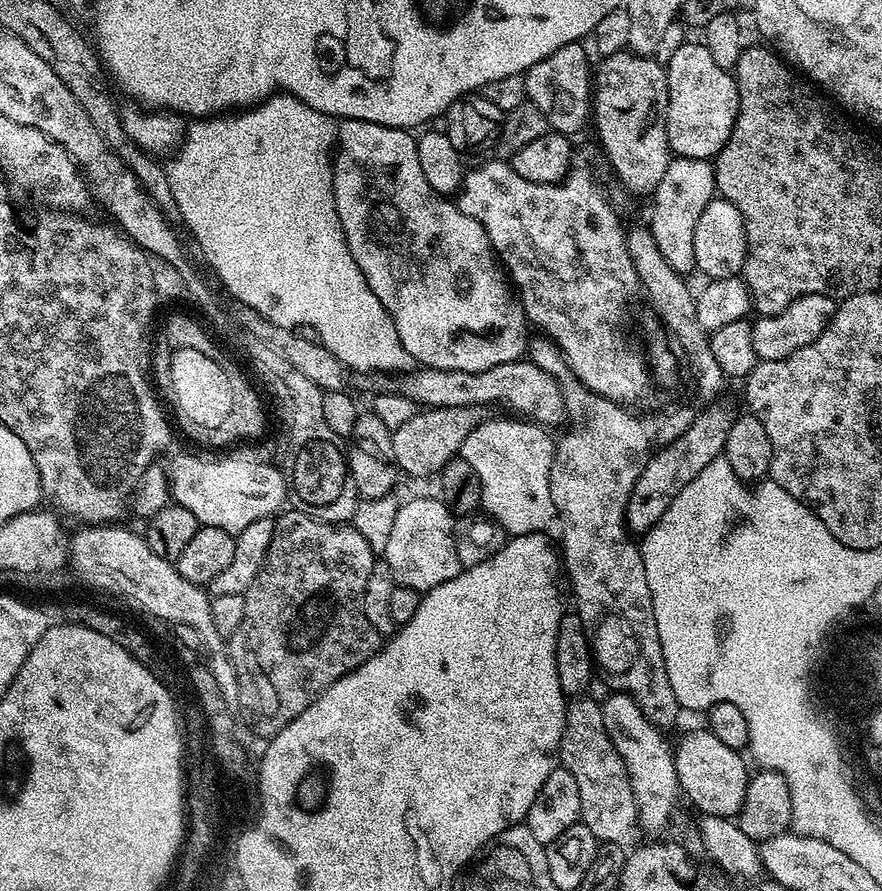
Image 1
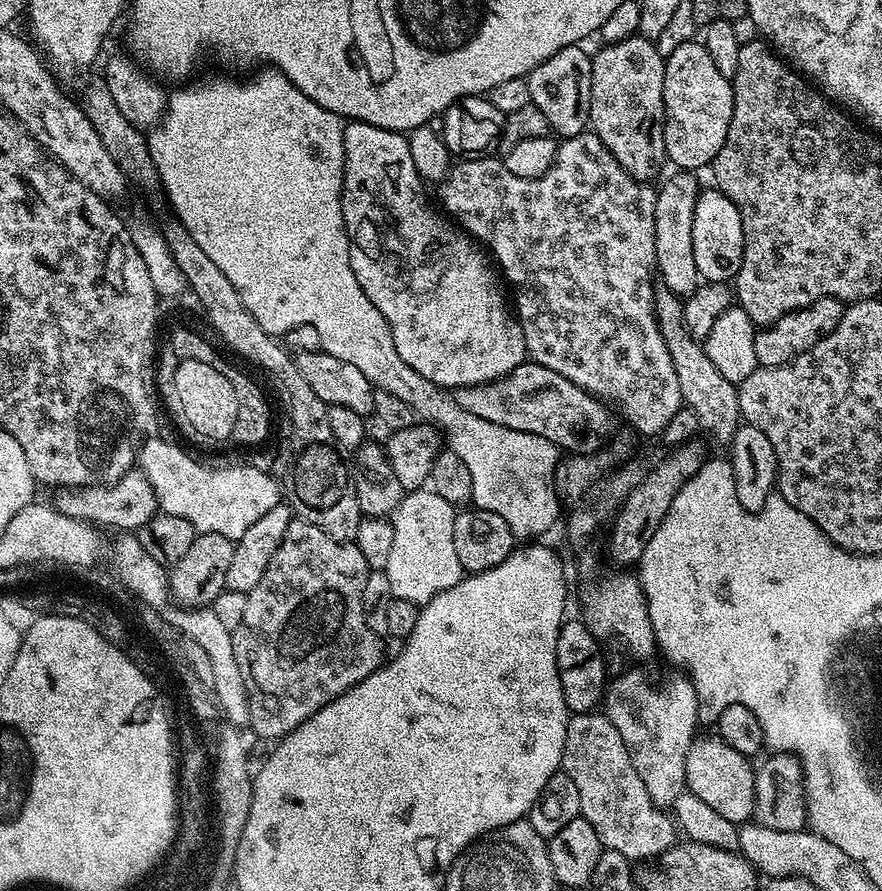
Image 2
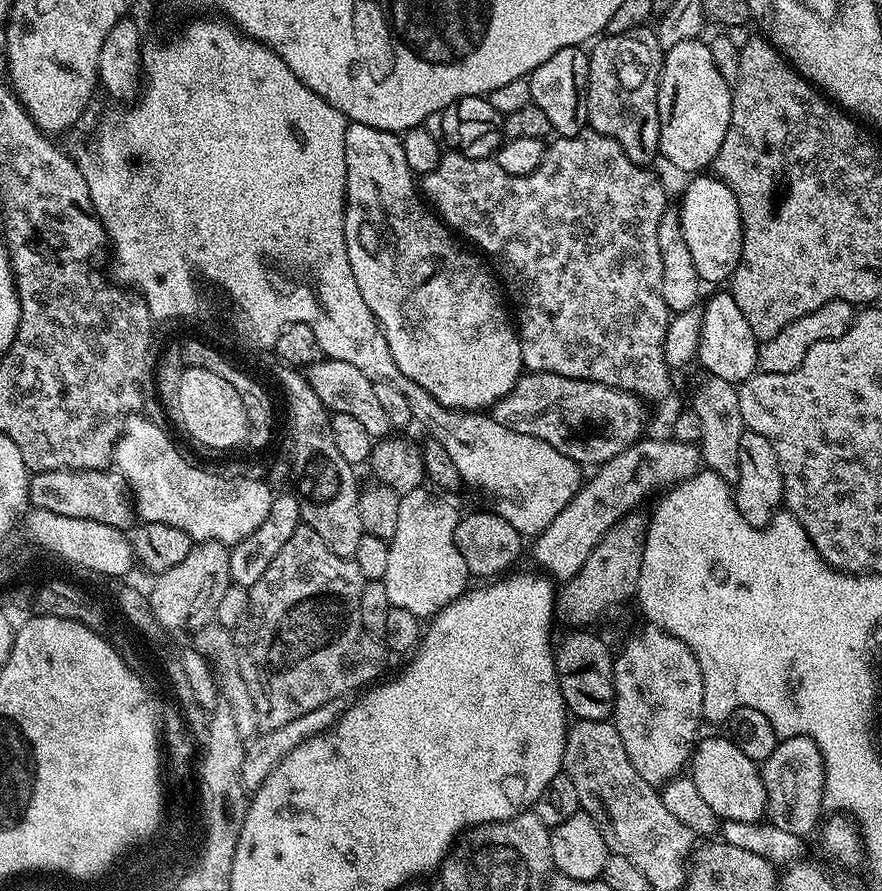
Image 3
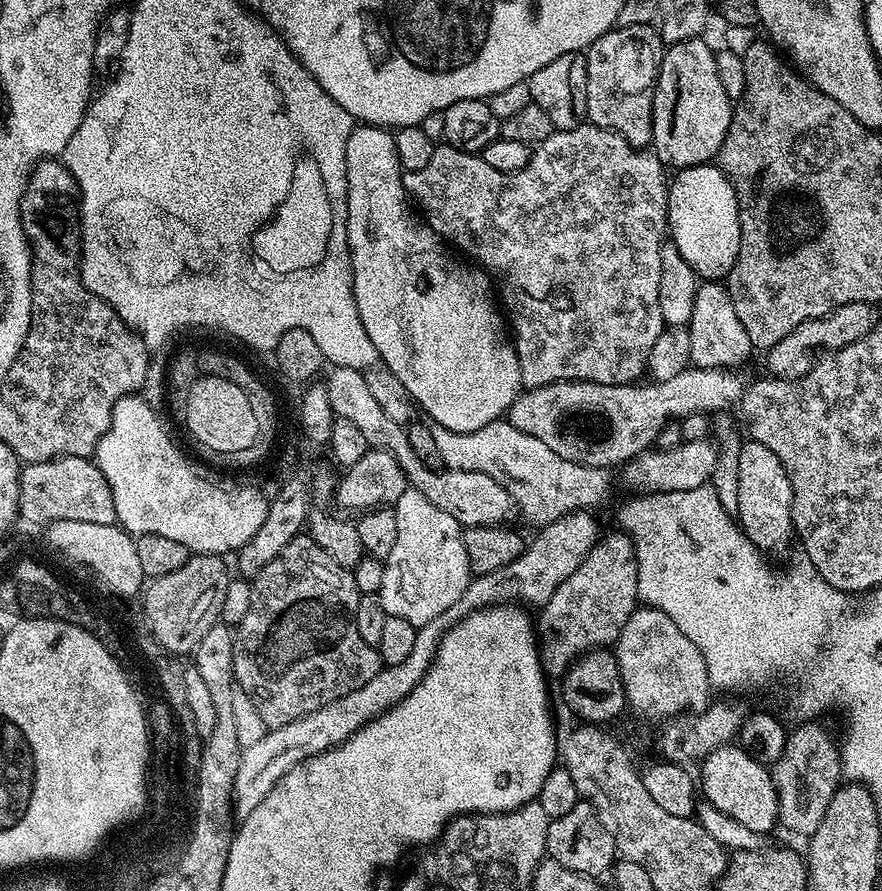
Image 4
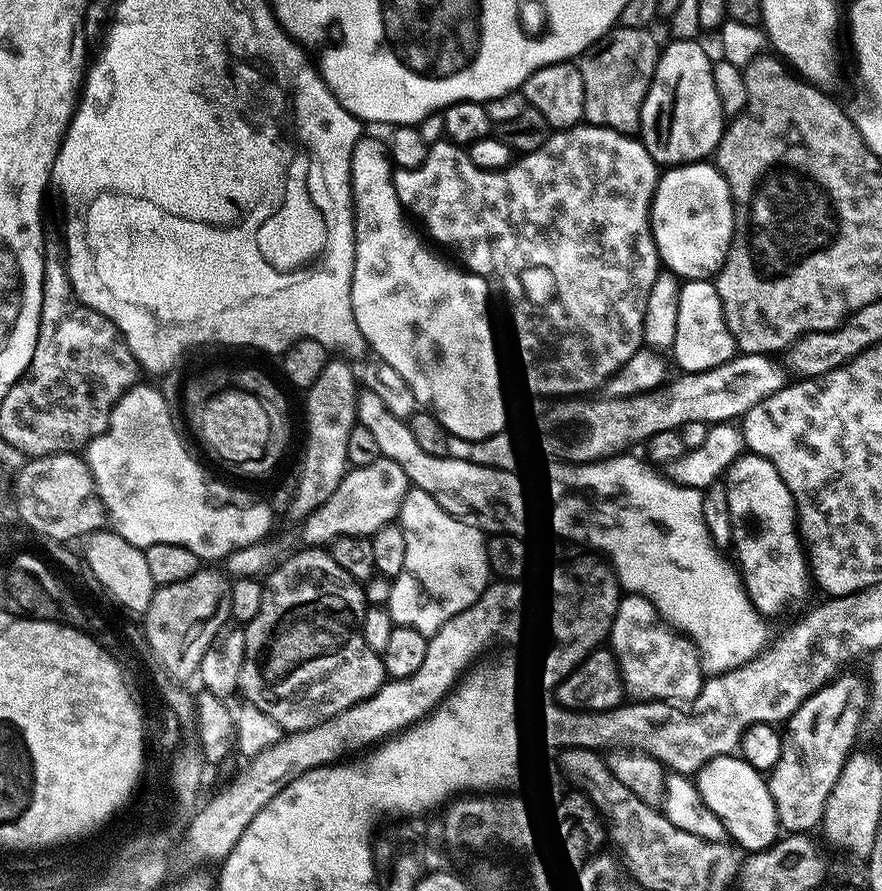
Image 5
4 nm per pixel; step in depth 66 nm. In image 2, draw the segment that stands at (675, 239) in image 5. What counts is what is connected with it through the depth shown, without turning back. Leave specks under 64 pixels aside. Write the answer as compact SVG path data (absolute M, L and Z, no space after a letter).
M712 186L710 190L701 191L698 202L694 206L694 266L698 266L701 281L709 284L728 284L735 281L738 270L742 266L744 253L744 235L742 234L742 218L740 211L722 194L719 188Z

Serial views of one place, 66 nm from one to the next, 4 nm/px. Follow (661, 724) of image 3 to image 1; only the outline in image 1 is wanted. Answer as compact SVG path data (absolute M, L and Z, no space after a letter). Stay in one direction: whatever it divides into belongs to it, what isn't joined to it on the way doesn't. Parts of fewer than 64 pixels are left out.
M617 691L608 701L603 701L604 721L606 730L622 758L628 771L630 786L634 790L634 798L640 815L639 827L648 832L660 832L668 824L676 799L682 793L676 769L676 754L673 745L663 731L655 728L642 714L642 710L627 692Z

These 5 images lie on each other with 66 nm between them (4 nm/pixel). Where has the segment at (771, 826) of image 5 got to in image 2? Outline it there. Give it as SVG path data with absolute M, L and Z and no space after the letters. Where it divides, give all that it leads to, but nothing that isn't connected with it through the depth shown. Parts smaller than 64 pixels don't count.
M716 734L701 735L693 740L690 754L686 754L687 791L702 798L714 811L734 825L753 819L752 811L758 808L758 776L752 773L753 761L728 745Z

